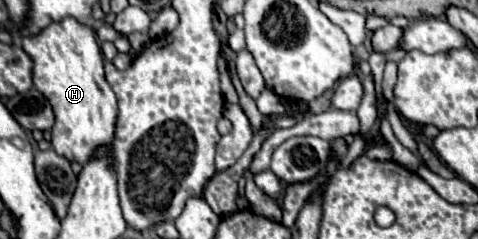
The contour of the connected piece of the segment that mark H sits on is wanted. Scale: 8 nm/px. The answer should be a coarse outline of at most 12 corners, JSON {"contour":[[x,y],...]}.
{"contour":[[68,16],[20,46],[56,114],[52,148],[112,144],[116,96],[94,28]]}

